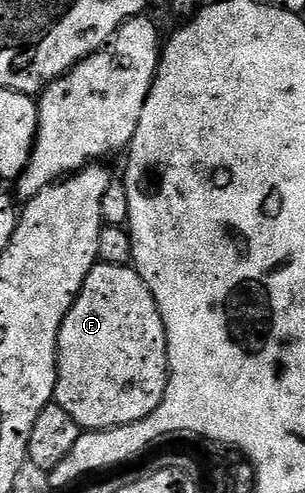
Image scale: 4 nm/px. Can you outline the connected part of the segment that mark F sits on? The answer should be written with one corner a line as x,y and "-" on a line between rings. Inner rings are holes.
101,262
95,264
94,269
88,274
88,278
84,278
84,286
80,290
72,310
68,310
68,314
60,326
60,334
58,335
58,381
56,382
53,403
64,406
64,410
68,410
68,414
72,414
72,418
78,423
79,429
82,430
101,430
124,426
148,418
148,414
152,414
152,410
156,410
160,406
160,402
164,398
164,390
168,386
169,377
166,327
162,321
160,310
156,306
156,298
148,290
148,286
140,278
138,271
132,266
112,266

